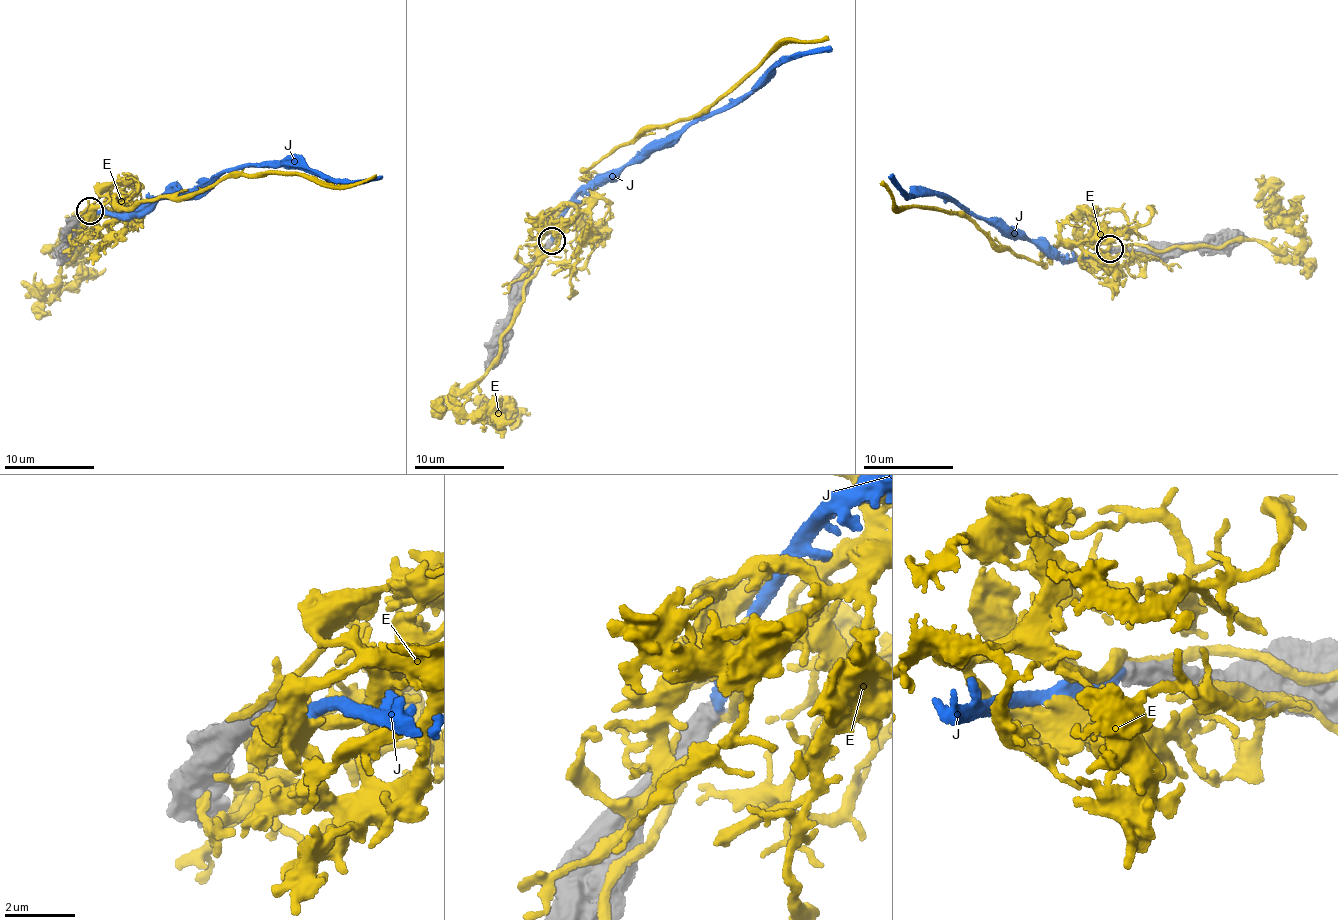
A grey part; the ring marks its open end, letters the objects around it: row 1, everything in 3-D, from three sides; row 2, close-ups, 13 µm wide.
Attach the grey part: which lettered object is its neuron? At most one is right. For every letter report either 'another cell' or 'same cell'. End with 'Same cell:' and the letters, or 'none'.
E: another cell
J: another cell
Same cell: none

